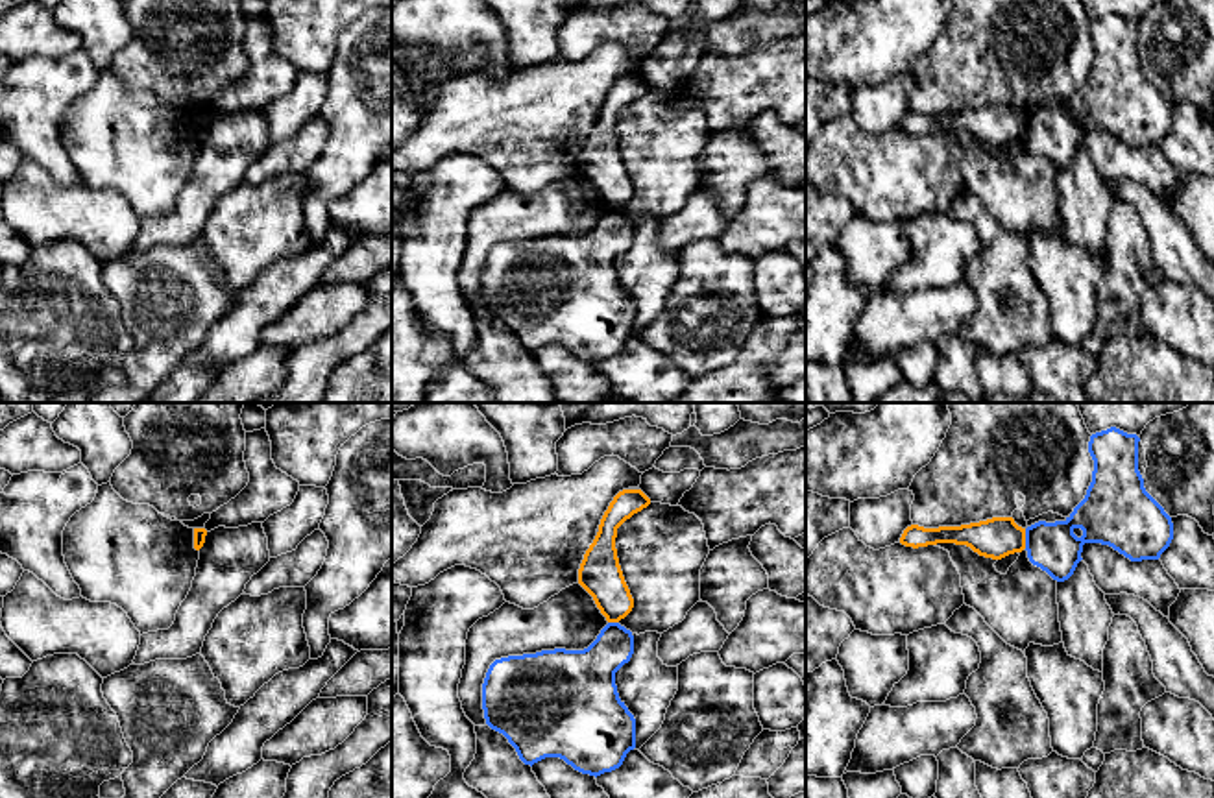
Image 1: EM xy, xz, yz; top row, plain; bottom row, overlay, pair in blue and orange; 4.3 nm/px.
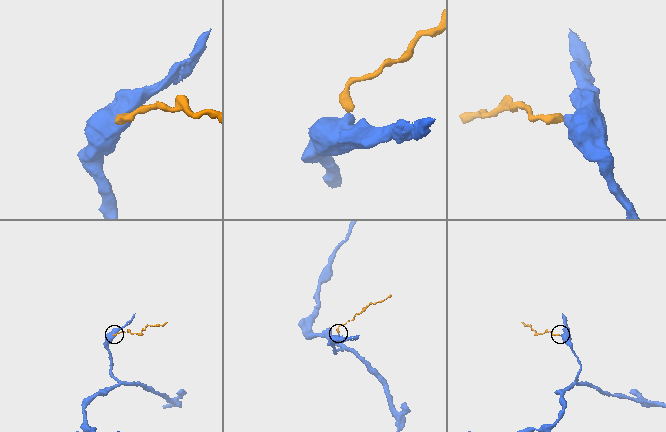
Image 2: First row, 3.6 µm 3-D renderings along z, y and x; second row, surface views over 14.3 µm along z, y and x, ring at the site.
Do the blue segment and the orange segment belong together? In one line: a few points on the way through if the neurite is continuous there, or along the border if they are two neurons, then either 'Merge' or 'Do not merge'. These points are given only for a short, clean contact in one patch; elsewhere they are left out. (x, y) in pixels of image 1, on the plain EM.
Do not merge

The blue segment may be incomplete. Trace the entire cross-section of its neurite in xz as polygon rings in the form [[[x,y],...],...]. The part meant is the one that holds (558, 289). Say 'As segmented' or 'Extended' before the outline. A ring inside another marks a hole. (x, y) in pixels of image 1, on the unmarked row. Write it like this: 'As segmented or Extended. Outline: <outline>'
As segmented. Outline: [[[608,209],[584,236],[554,235],[495,246],[482,270],[486,310],[508,325],[525,351],[560,344],[582,360],[612,358],[636,334],[636,305],[615,272],[615,259],[632,240],[632,218]]]

